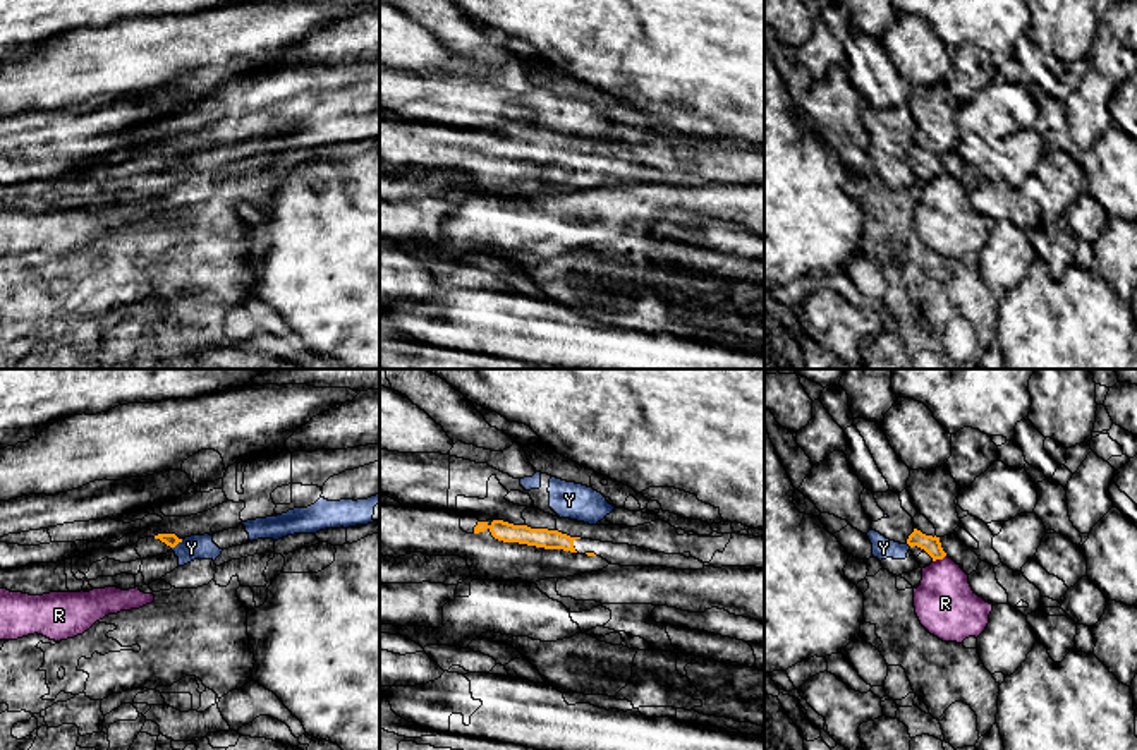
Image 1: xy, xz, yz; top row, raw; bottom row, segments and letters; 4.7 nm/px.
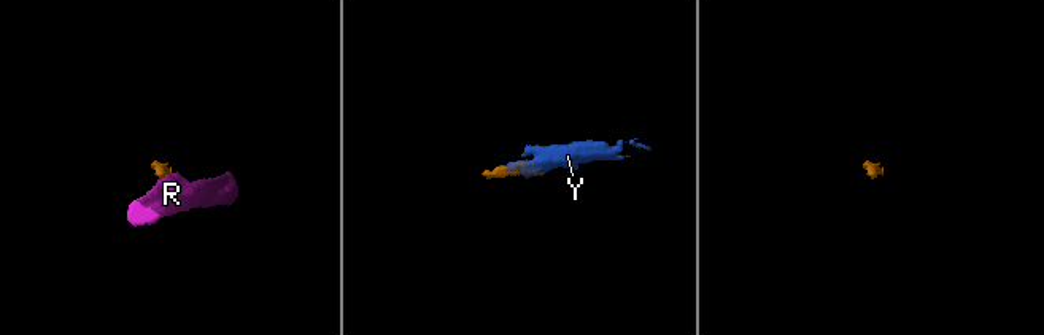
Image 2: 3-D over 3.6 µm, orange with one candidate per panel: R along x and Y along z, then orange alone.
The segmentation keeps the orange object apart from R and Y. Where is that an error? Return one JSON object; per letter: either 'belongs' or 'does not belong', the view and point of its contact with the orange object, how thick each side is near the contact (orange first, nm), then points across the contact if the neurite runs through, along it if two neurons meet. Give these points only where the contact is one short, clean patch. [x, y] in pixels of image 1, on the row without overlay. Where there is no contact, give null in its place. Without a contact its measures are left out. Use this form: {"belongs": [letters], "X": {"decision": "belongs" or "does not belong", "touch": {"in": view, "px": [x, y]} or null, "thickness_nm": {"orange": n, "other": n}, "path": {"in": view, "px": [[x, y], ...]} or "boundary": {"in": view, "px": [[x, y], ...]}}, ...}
{"belongs": [], "R": {"decision": "does not belong", "touch": {"in": "yz", "px": [938, 174]}, "thickness_nm": {"orange": 80, "other": 280}}, "Y": {"decision": "does not belong", "touch": {"in": "xy", "px": [177, 158]}, "thickness_nm": {"orange": 60, "other": 110}, "boundary": {"in": "xy", "px": [[182, 155], [172, 163]]}}}

